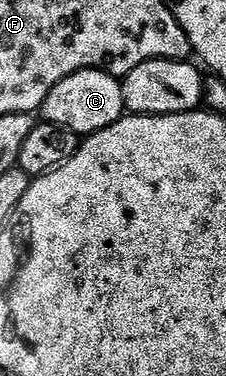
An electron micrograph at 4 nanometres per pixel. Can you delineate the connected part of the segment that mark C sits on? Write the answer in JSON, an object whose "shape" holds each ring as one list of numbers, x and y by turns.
{"shape":[[77,71,48,93,44,105,40,108,43,120,52,125,60,125,79,137,94,135,100,129,108,129,117,119,127,114,122,85,117,75,106,71]]}

